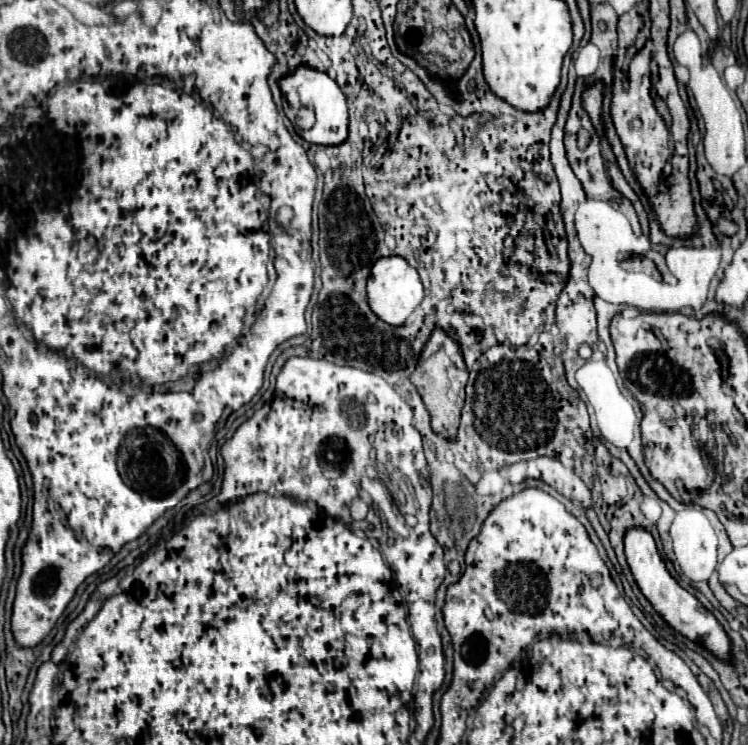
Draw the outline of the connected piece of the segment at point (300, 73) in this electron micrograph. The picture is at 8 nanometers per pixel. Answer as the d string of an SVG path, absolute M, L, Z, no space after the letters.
M299 66L293 74L285 76L281 82L281 94L283 94L283 110L291 122L295 122L299 108L309 108L315 112L315 126L309 130L297 130L297 134L307 140L309 144L319 144L319 146L339 146L345 142L349 136L349 116L347 116L347 106L345 106L345 96L337 82L329 78L325 72Z

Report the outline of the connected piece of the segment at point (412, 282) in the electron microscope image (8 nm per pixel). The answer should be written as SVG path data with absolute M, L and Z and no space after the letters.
M389 256L389 258L379 258L373 264L371 276L367 280L367 294L369 294L371 310L383 322L387 322L391 326L403 326L405 320L411 316L411 312L423 300L423 284L419 280L417 270L411 268L401 256Z

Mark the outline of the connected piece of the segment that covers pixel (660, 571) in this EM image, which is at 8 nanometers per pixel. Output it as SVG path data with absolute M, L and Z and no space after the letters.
M629 528L625 532L625 556L627 556L627 564L633 572L633 578L639 586L639 590L643 592L643 596L653 604L653 608L665 618L665 622L669 626L673 626L677 632L681 632L683 636L687 636L689 640L705 646L707 650L711 650L715 656L719 658L729 658L731 652L731 642L725 634L725 630L721 628L721 624L715 620L715 616L693 596L689 594L685 588L681 588L677 584L677 580L667 572L653 536L649 534L649 530L645 528Z

